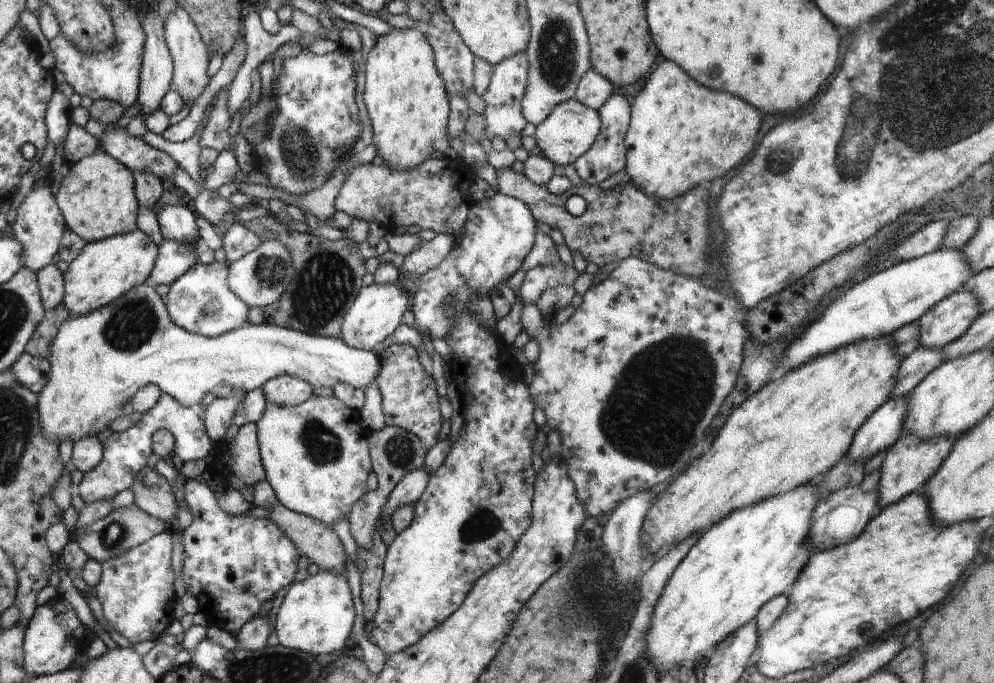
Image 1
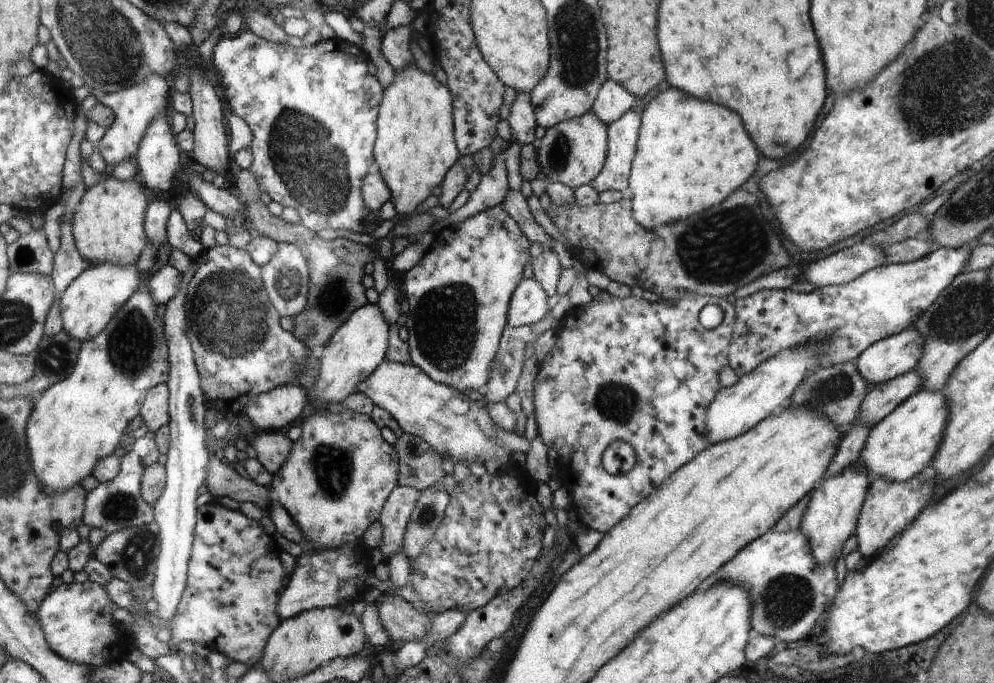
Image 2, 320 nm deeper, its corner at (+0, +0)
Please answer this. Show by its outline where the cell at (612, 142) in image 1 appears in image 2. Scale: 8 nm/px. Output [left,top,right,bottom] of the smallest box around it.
[589,109,641,193]

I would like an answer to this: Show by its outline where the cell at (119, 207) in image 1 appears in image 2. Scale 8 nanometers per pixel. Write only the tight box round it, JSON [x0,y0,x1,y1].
[71,174,149,266]

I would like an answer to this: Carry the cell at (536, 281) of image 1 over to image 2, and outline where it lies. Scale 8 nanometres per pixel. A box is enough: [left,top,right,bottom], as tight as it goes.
[509,280,549,326]

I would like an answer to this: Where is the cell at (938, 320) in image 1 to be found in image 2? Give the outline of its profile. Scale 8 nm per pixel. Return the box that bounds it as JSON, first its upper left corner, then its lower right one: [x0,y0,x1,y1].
[855,326,923,386]

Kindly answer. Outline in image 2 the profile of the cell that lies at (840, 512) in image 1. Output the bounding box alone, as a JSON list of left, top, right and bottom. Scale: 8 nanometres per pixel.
[715,529,838,642]

